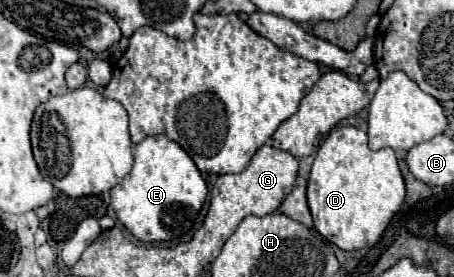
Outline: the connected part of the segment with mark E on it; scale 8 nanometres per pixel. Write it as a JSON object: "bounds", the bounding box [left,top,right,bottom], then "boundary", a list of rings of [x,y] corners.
{"bounds":[111,134,207,242],"boundary":[[[165,134],[147,136],[133,154],[133,170],[111,190],[111,206],[119,222],[141,242],[165,242],[187,232],[207,198],[207,184],[195,162]]]}

